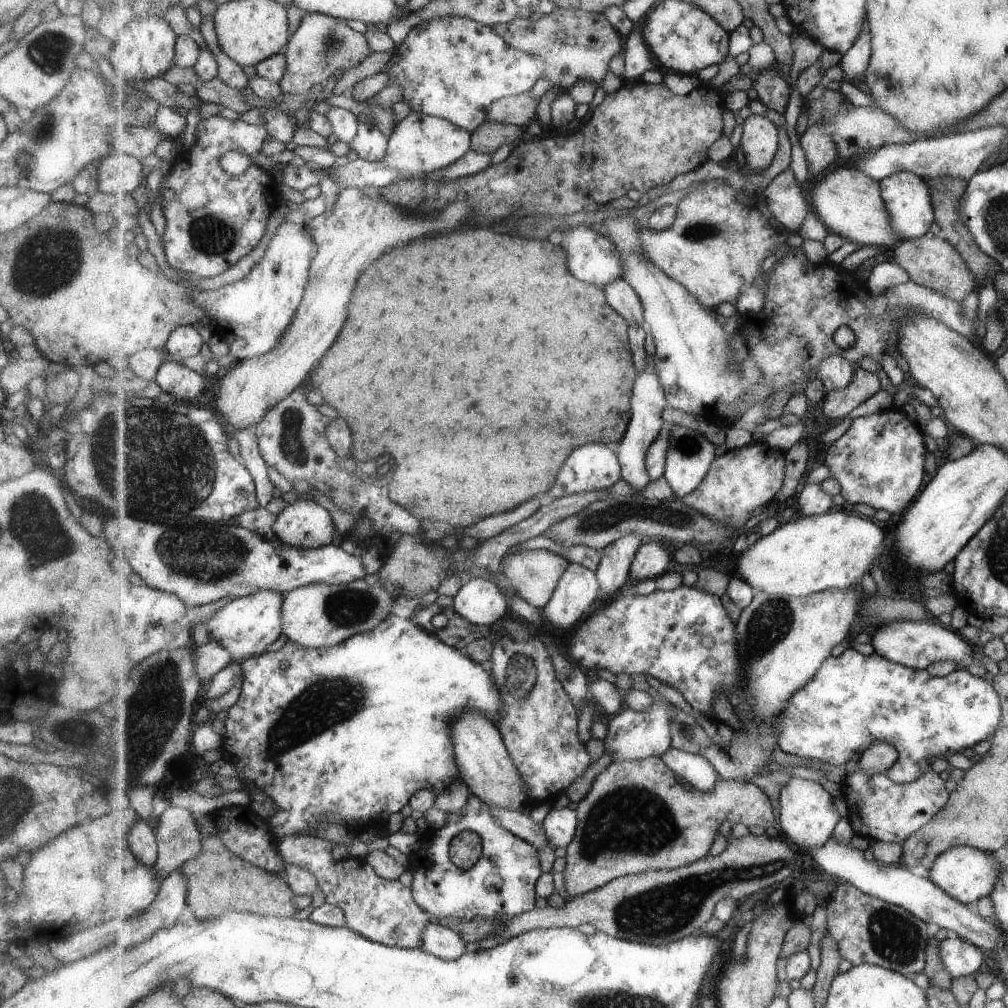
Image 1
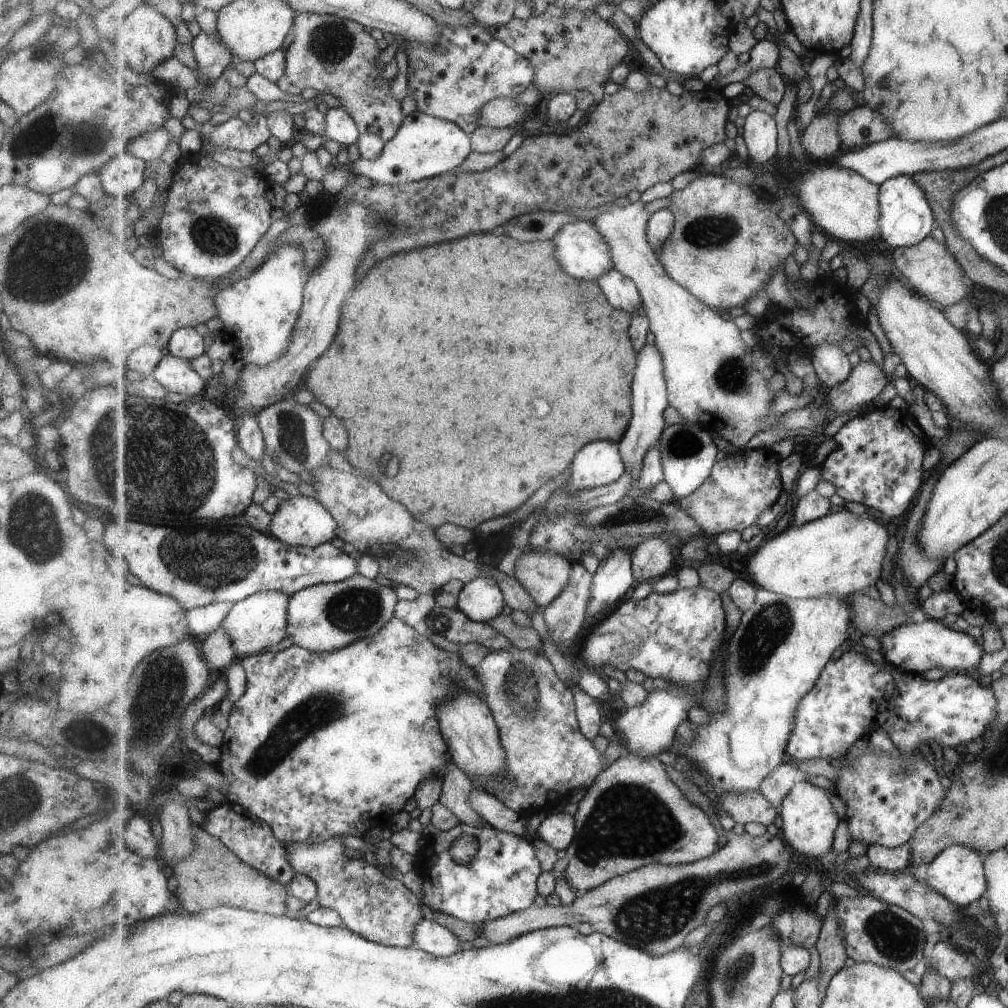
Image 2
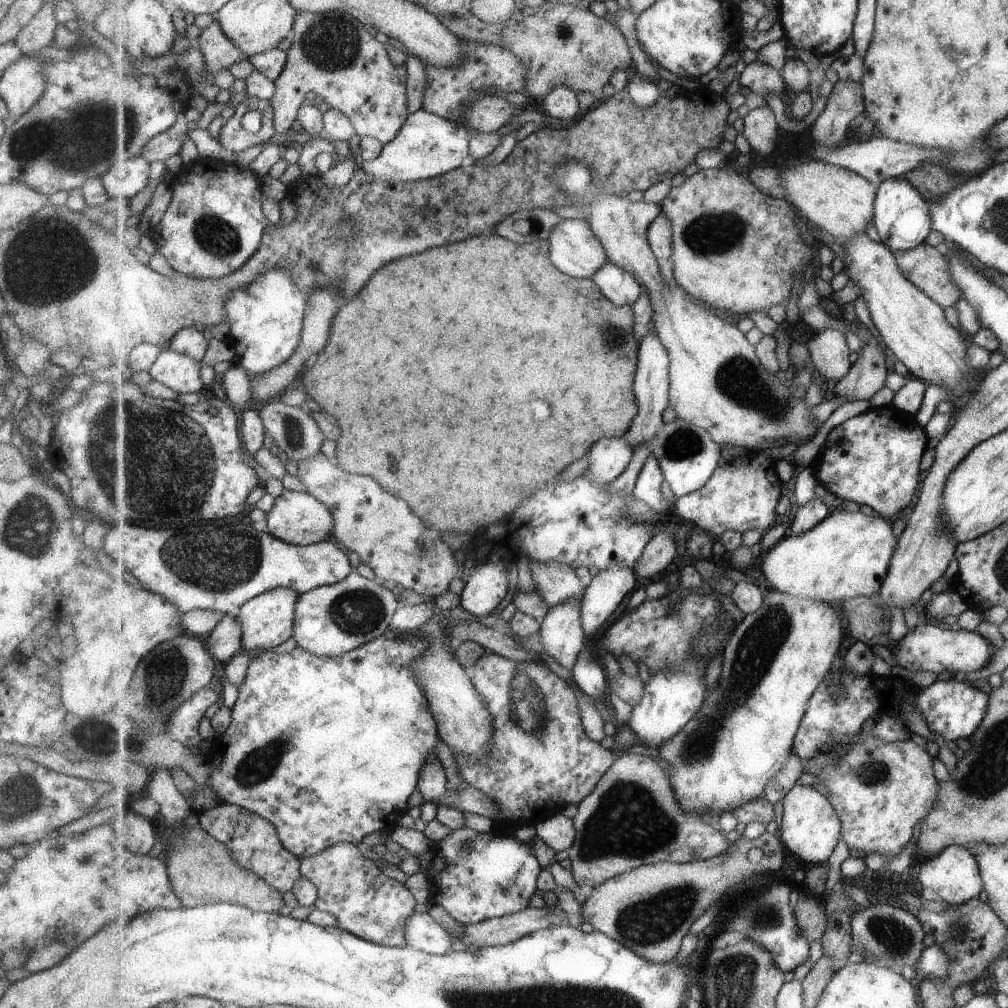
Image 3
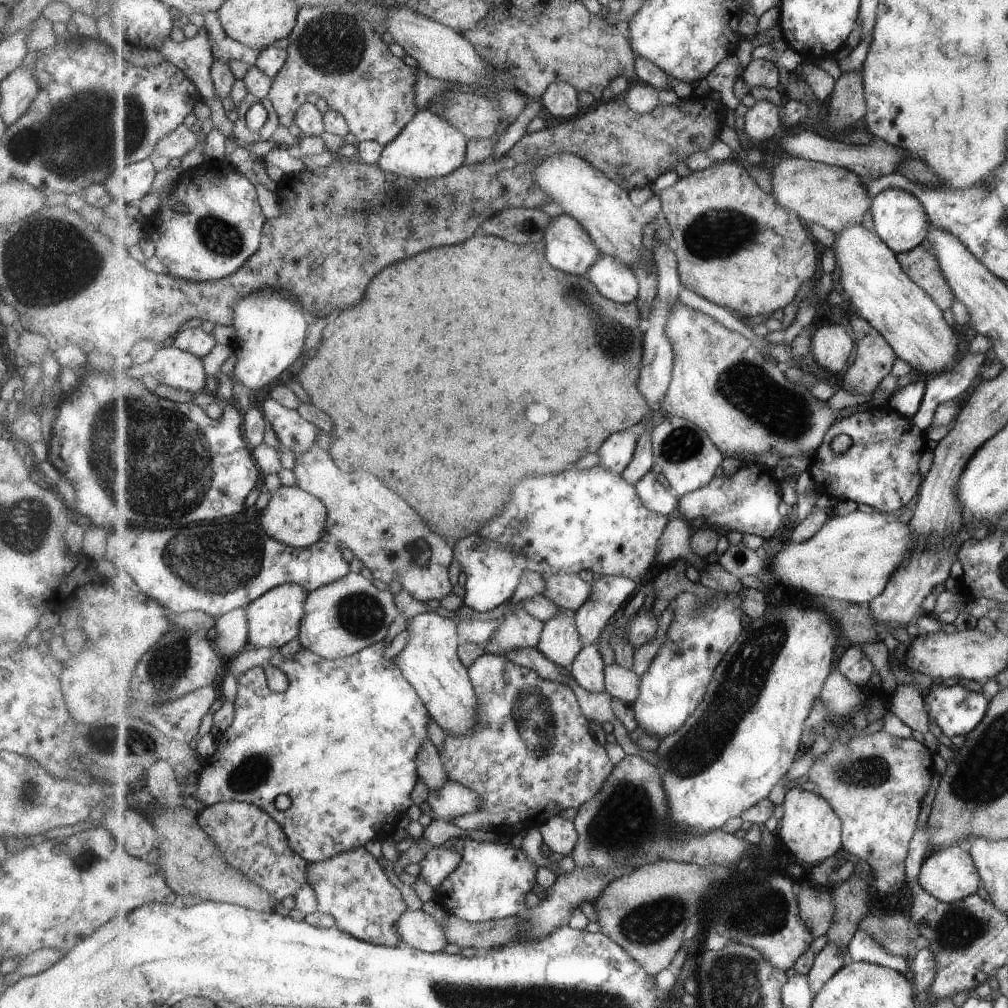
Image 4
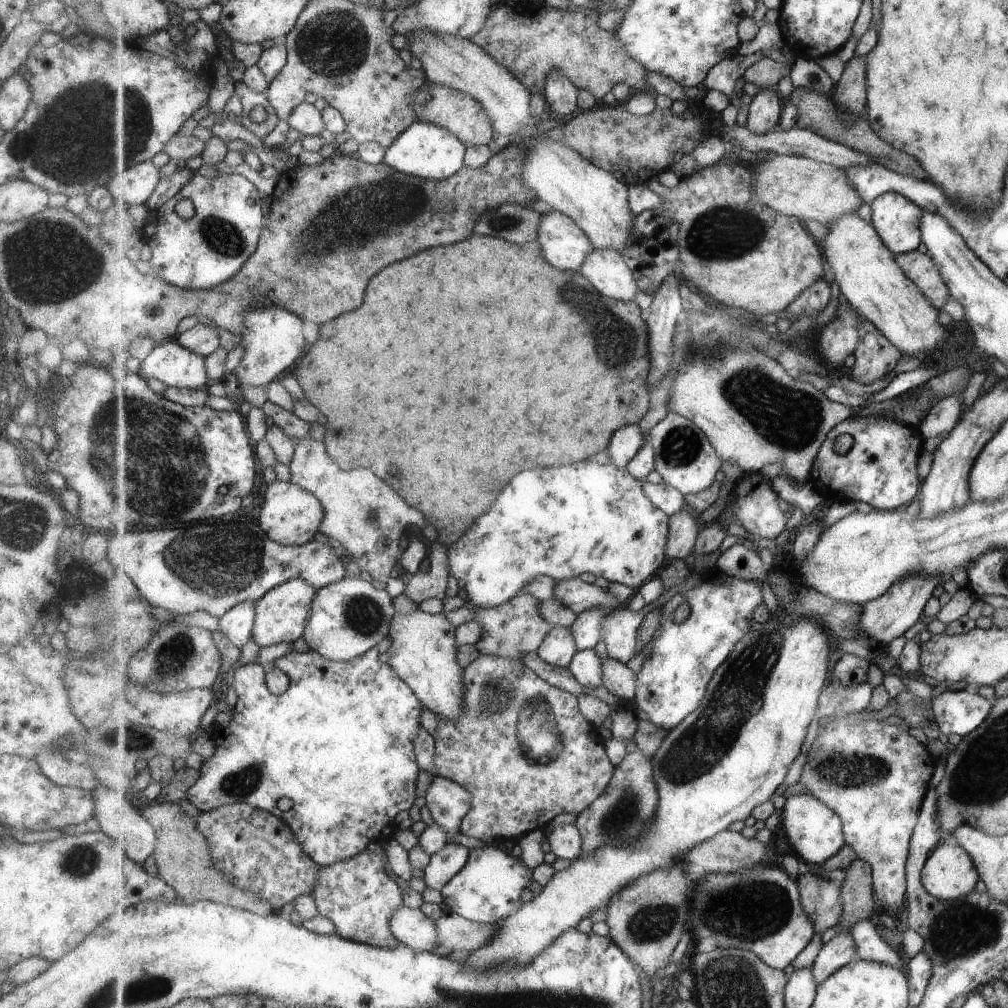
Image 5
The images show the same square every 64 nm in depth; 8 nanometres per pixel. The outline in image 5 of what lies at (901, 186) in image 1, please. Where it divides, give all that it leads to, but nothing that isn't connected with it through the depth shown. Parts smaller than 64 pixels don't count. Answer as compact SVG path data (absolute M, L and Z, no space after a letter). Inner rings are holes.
M889 192L881 194L870 206L873 226L893 254L913 252L924 242L921 229L925 211L912 199Z

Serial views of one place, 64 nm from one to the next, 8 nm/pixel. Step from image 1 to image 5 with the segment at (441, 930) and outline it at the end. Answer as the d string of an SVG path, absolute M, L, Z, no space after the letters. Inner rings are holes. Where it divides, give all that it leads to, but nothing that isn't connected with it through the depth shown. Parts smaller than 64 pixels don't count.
M401 906L401 910L393 914L392 930L403 945L413 947L417 951L430 952L440 945L436 920L429 918L420 908Z

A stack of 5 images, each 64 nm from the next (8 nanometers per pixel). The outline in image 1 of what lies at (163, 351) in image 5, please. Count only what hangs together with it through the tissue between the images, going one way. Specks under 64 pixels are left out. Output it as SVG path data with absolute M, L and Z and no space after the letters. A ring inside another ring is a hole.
M172 359L165 361L161 366L156 381L163 392L175 396L177 401L186 403L203 394L212 382L206 376L187 368L180 361Z

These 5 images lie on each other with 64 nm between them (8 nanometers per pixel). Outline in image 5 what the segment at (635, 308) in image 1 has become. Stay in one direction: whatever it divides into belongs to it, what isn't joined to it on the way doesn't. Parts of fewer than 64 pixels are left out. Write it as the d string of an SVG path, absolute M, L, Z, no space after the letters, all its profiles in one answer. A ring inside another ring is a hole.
M595 250L585 260L580 273L588 278L601 294L613 300L631 302L640 291L633 269L617 250Z

